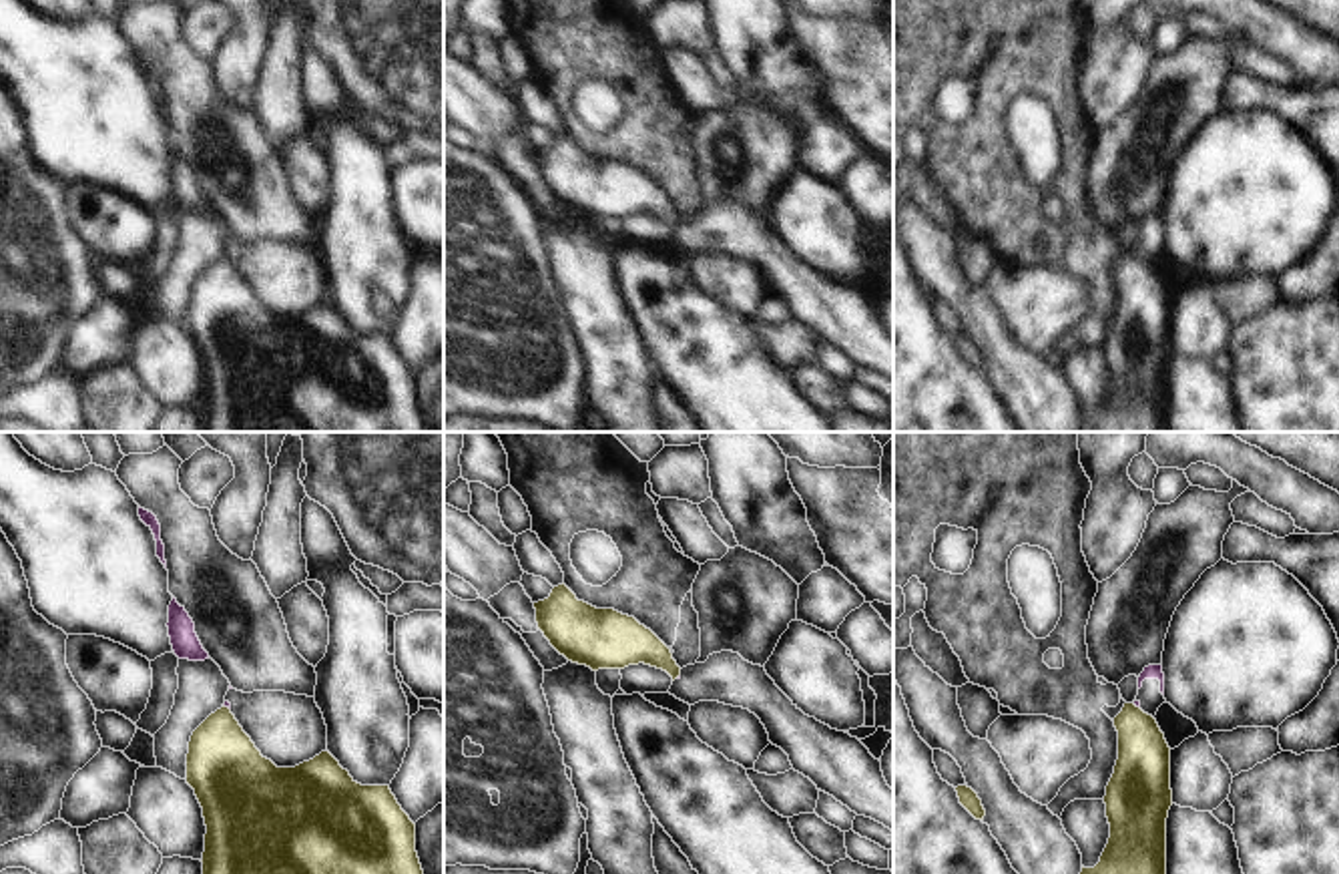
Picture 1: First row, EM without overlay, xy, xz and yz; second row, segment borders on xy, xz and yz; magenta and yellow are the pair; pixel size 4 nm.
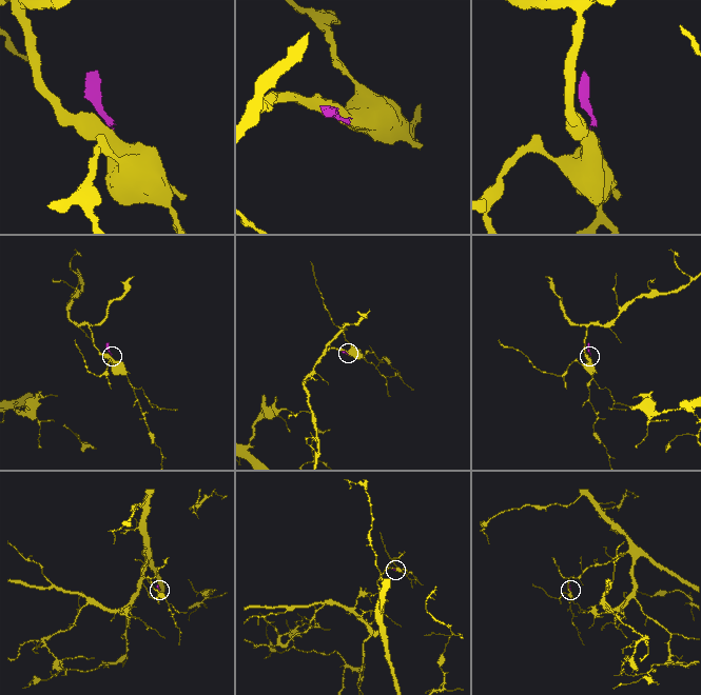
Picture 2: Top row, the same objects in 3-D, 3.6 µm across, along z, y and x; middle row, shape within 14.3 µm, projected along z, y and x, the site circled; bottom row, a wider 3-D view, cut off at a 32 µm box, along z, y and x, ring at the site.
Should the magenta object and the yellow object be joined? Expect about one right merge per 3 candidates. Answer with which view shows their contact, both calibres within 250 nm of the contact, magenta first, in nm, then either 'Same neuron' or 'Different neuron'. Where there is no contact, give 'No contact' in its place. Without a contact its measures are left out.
Touches magenta in xy. Thickness 20 nm (magenta) against 300 nm. Different neuron

